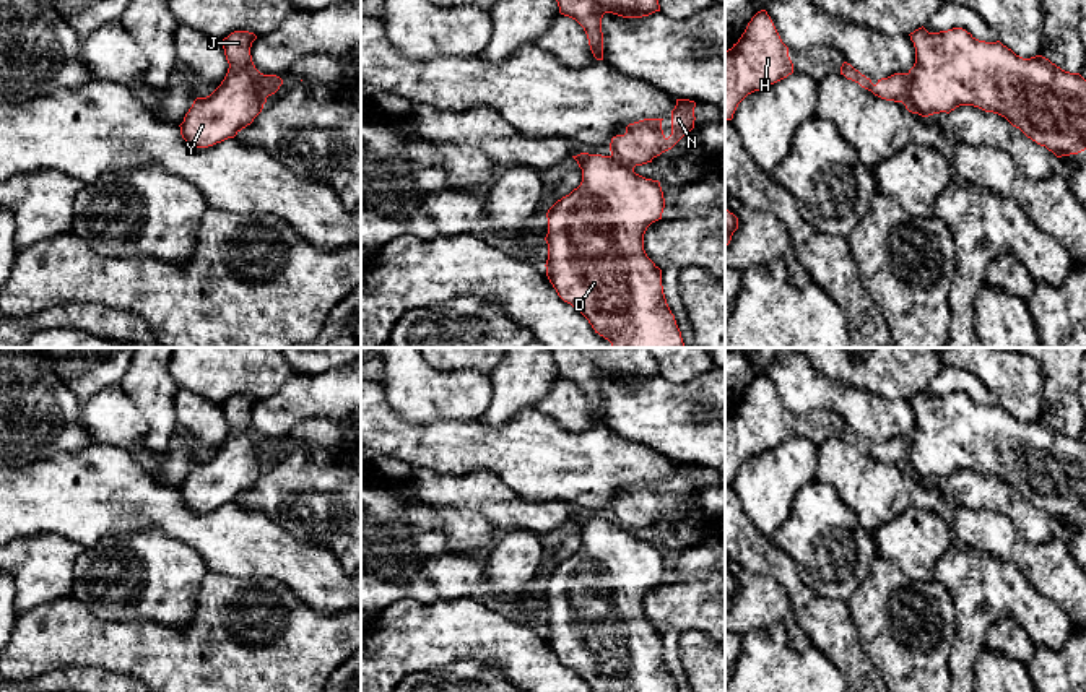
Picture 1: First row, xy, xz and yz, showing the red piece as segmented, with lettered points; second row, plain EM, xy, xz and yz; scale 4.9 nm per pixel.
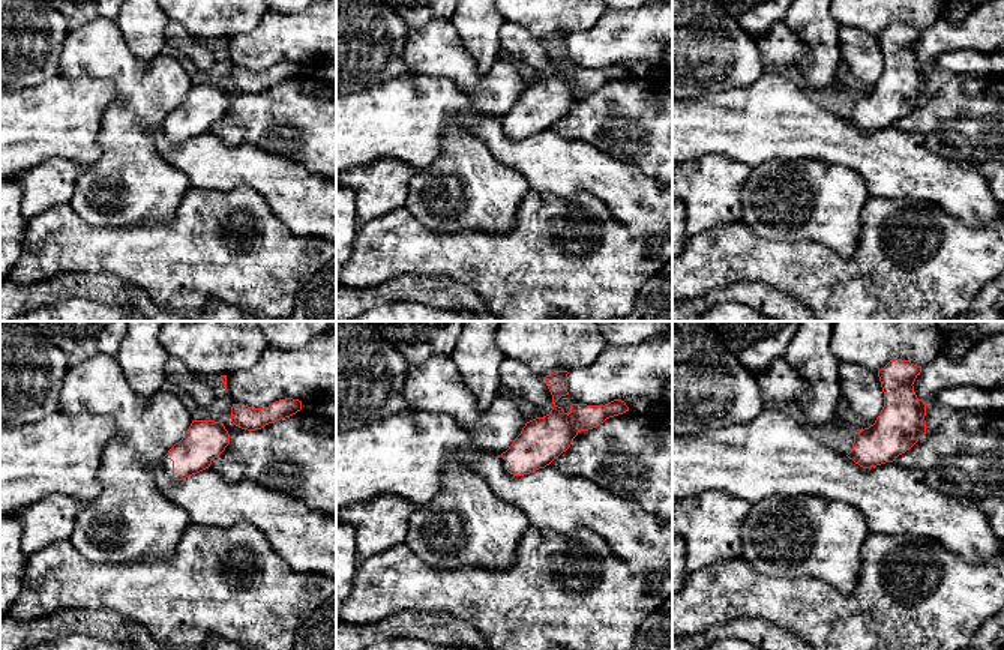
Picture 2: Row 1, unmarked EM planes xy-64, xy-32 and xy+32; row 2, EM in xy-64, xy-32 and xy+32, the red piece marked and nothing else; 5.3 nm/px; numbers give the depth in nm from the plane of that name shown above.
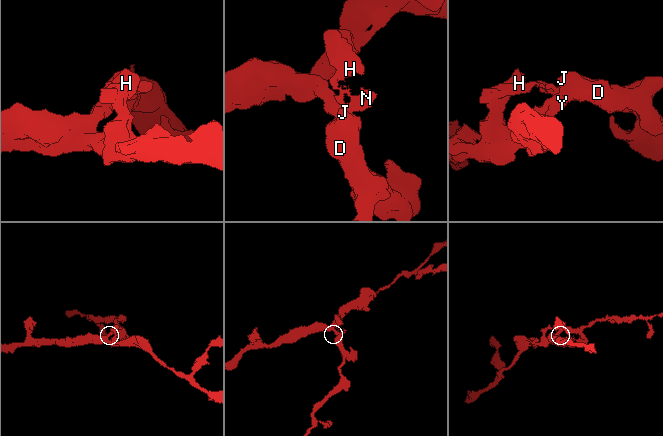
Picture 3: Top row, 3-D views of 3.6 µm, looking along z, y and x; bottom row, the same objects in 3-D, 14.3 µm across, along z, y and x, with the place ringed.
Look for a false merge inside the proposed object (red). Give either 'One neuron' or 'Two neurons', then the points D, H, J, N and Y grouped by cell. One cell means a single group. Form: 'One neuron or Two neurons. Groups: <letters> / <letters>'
Two neurons. Groups: D J Y / H N

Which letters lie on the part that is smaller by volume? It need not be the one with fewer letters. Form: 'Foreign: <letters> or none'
Foreign: H, N

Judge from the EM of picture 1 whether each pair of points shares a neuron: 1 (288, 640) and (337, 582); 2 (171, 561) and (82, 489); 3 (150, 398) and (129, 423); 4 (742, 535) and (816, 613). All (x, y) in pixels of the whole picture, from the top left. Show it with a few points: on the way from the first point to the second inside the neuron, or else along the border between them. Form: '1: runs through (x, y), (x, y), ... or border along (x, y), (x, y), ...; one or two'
1: border along (285, 585), (319, 613), (343, 613); two
2: border along (169, 536), (150, 527), (139, 527), (103, 540); two
3: border along (117, 385), (142, 416), (147, 449); two
4: runs through (761, 554), (799, 593); one

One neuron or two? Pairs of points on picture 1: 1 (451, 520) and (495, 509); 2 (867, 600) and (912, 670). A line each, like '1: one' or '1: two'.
1: two
2: one

